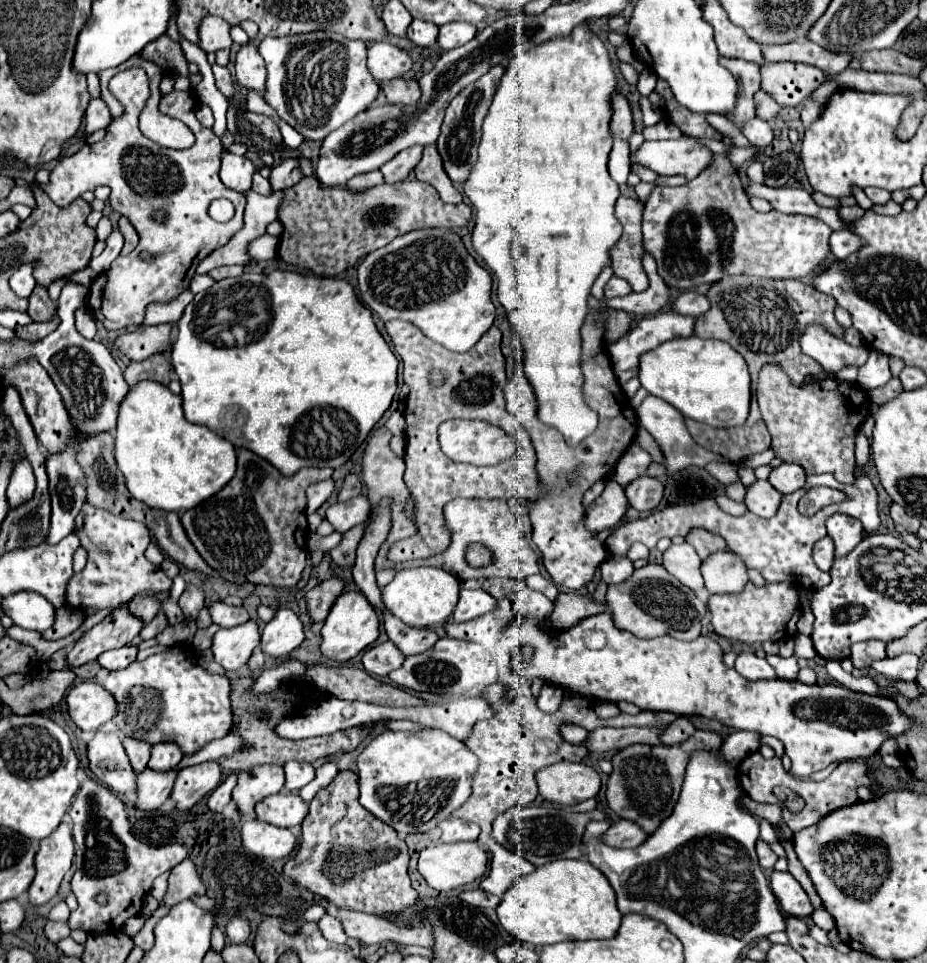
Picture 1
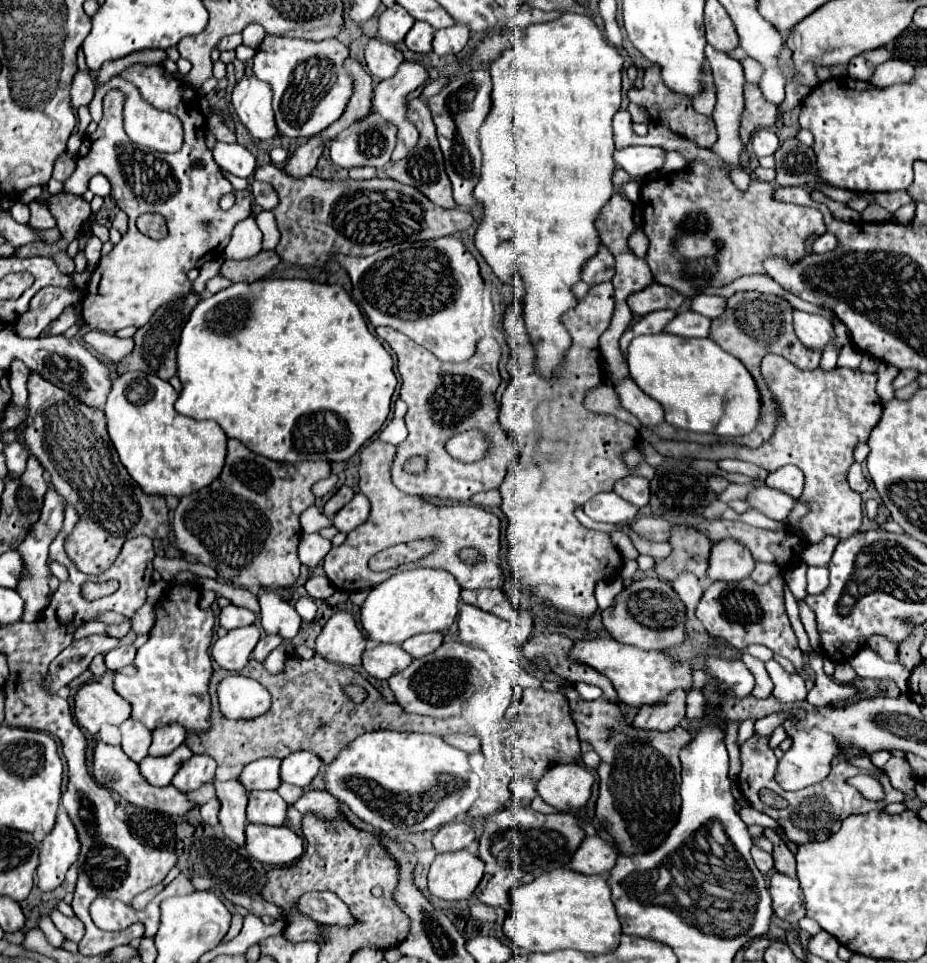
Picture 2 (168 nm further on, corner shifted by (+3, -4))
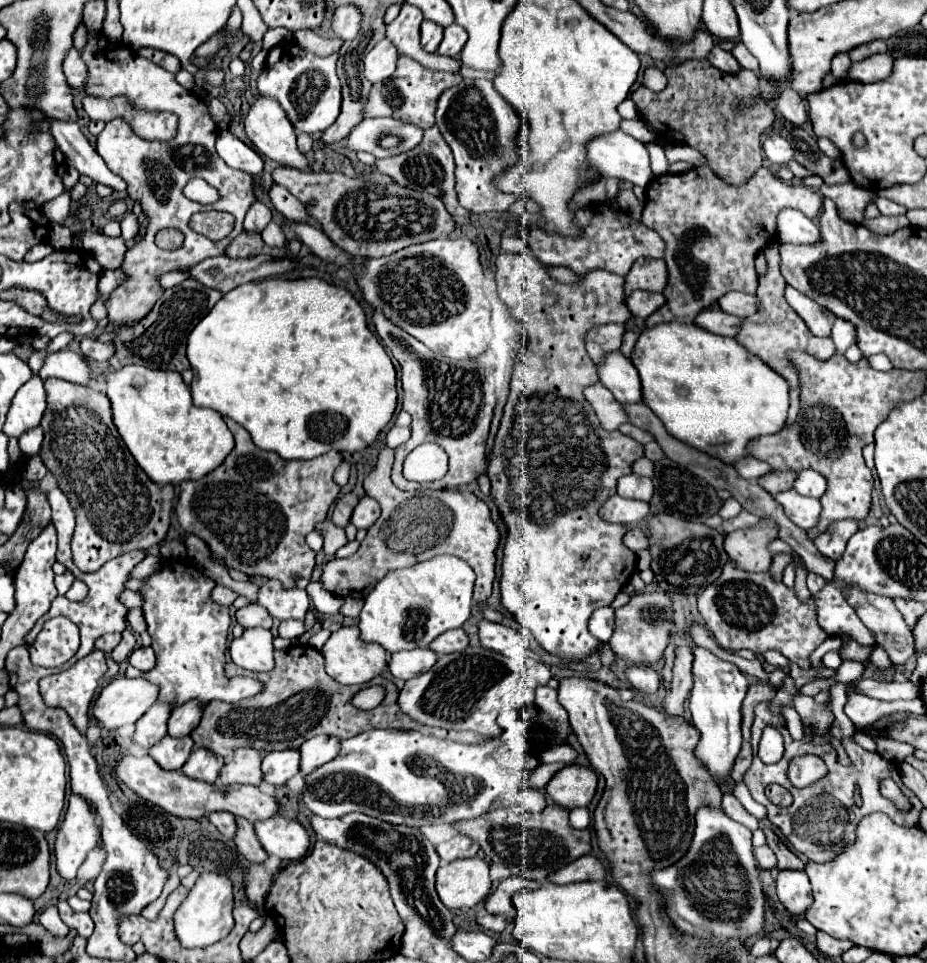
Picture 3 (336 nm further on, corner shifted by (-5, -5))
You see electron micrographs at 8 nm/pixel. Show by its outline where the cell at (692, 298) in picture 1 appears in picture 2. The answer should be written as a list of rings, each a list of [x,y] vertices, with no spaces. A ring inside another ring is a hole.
[[[698,295],[692,299],[692,311],[702,313],[710,319],[716,319],[724,313],[726,309],[726,297],[718,297],[718,295]]]

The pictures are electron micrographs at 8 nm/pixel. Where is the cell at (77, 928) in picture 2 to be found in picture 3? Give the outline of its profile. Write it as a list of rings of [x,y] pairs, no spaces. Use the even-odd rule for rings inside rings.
[[[58,902],[58,912],[60,912],[60,918],[64,920],[64,924],[74,928],[82,938],[88,938],[94,932],[94,922],[88,912],[78,914],[68,906],[68,902]]]

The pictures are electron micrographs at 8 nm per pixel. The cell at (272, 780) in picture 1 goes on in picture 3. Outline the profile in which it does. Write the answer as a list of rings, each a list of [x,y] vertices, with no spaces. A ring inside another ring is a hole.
[[[298,750],[270,752],[262,760],[264,782],[272,786],[284,786],[294,774],[298,774],[298,766],[300,766]]]

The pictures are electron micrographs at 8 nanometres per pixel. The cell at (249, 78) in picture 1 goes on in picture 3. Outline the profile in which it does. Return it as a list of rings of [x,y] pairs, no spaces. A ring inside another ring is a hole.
[[[258,96],[252,104],[250,104],[250,110],[246,114],[246,134],[250,138],[250,142],[256,146],[256,150],[272,160],[276,160],[278,164],[282,166],[292,166],[292,168],[306,168],[308,166],[308,160],[304,154],[298,152],[296,148],[296,134],[294,134],[294,128],[290,124],[290,120],[286,118],[282,106],[278,106],[278,100],[276,98],[266,98],[266,96]]]

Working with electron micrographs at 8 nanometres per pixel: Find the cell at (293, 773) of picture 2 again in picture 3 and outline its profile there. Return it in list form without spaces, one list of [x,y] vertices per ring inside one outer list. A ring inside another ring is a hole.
[[[314,736],[314,738],[306,740],[300,746],[300,754],[302,754],[300,774],[308,776],[310,772],[314,772],[316,768],[320,768],[322,764],[334,760],[338,756],[338,750],[340,750],[340,740],[338,738]]]

